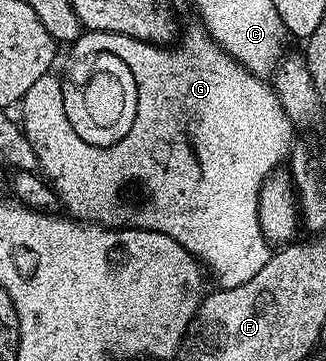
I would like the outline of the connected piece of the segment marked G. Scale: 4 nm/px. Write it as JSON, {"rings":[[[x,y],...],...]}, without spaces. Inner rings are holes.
{"rings":[[[195,24],[185,34],[186,31],[173,48],[148,42],[133,43],[132,48],[142,58],[140,62],[135,54],[129,64],[140,88],[142,114],[138,113],[136,121],[142,122],[142,126],[138,126],[142,134],[134,130],[134,146],[118,146],[126,162],[98,162],[94,150],[82,146],[82,142],[74,138],[74,130],[68,125],[65,114],[61,113],[59,82],[52,72],[40,76],[40,80],[36,80],[23,96],[20,125],[32,144],[32,152],[36,152],[38,170],[58,191],[61,205],[64,210],[66,206],[65,213],[69,217],[111,228],[158,230],[172,236],[172,240],[194,255],[209,273],[210,270],[214,273],[218,281],[215,283],[221,289],[227,290],[248,284],[248,280],[268,264],[272,246],[260,228],[258,197],[266,177],[289,159],[296,142],[296,128],[267,79],[259,78],[244,68],[244,64],[228,56],[228,52],[221,50],[201,25]],[[162,142],[174,142],[174,146],[178,146],[174,154],[202,154],[202,158],[206,158],[206,182],[202,182],[202,186],[158,186],[158,146],[162,146]],[[194,142],[198,142],[202,150],[186,150],[186,146],[194,146]],[[129,182],[142,186],[146,193],[146,199],[139,206],[129,206],[122,199]]]}

